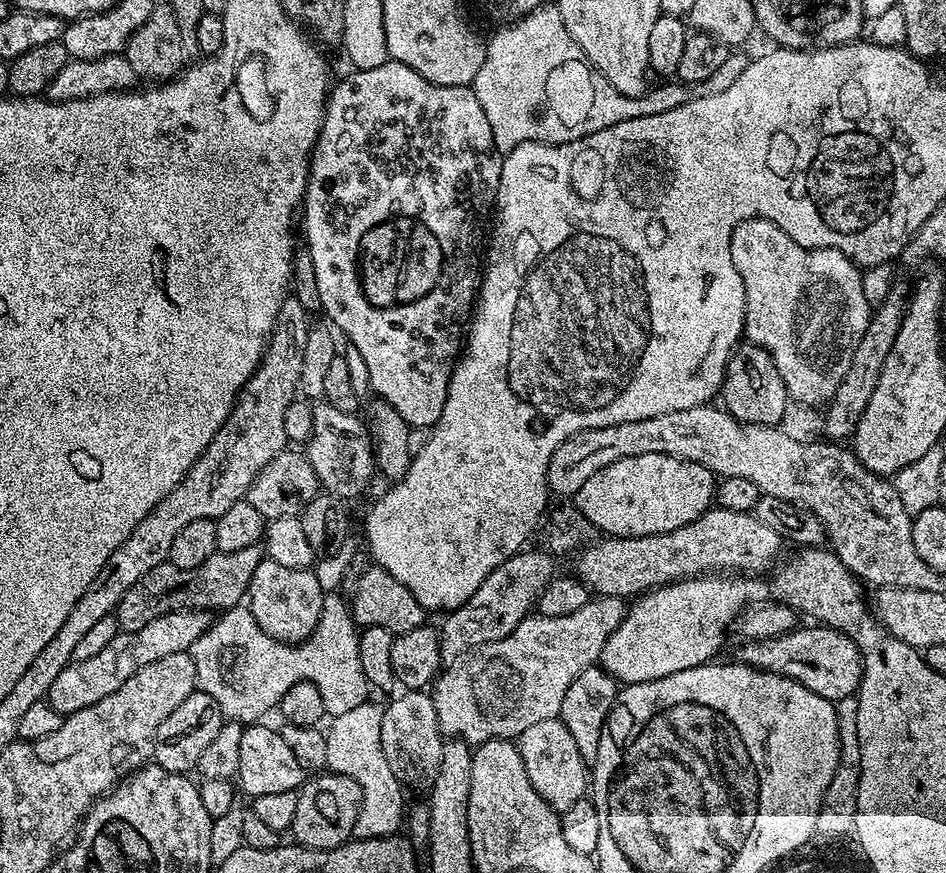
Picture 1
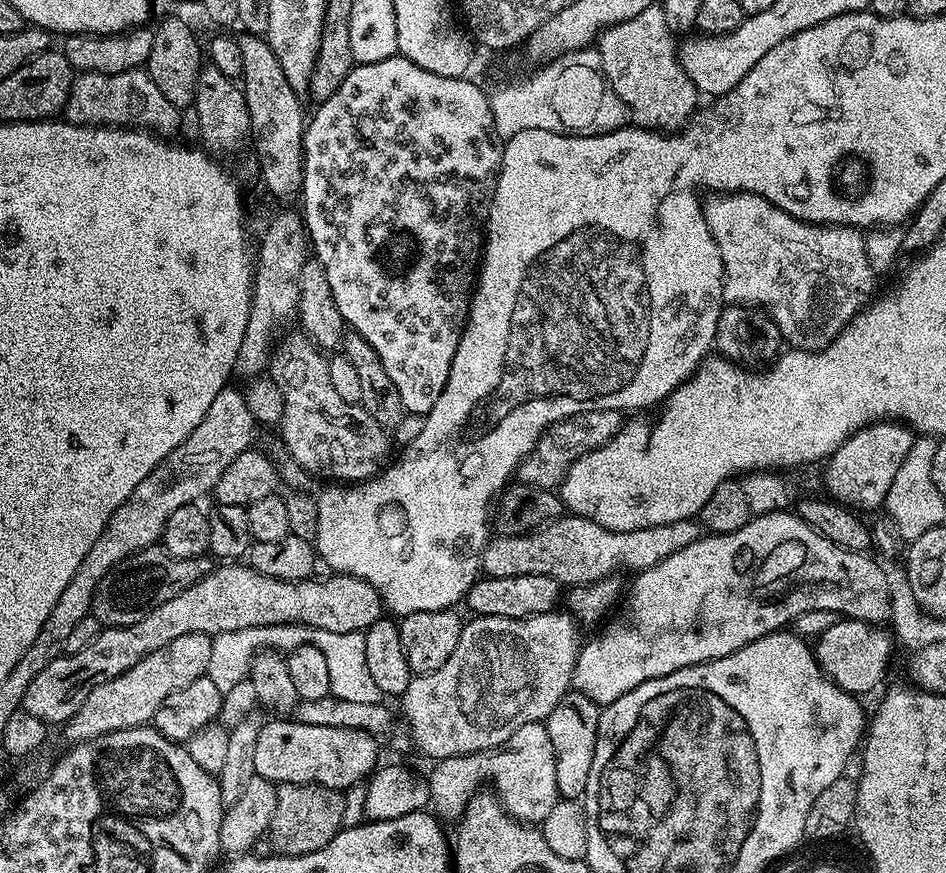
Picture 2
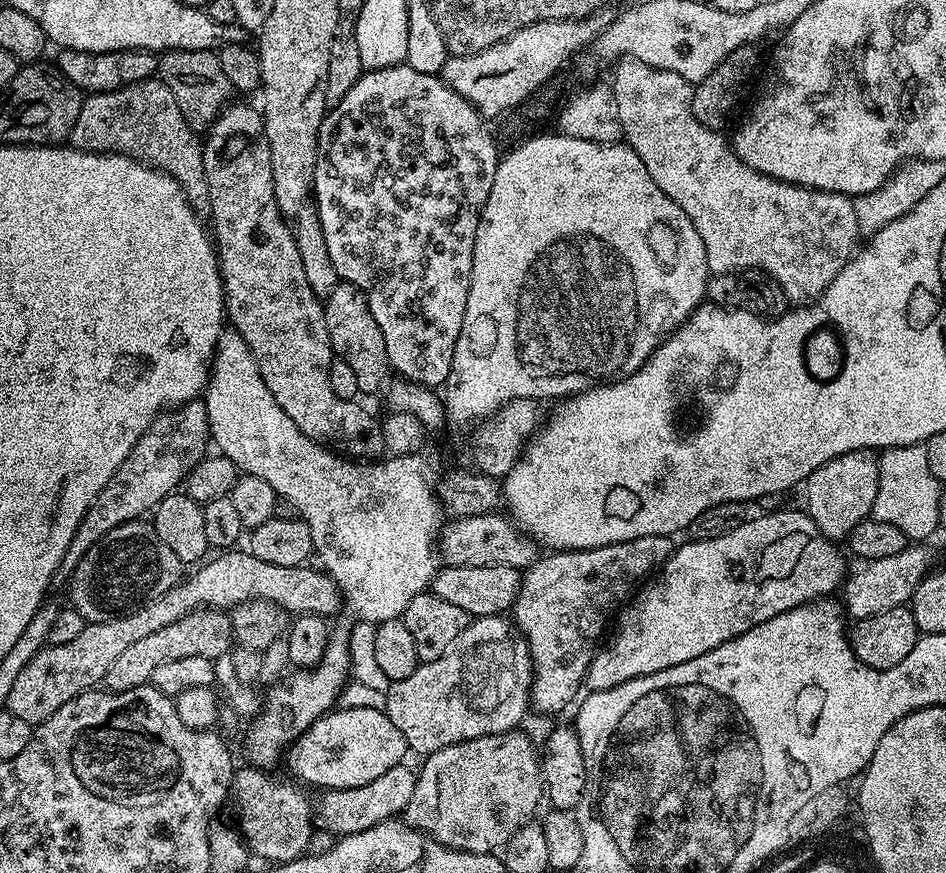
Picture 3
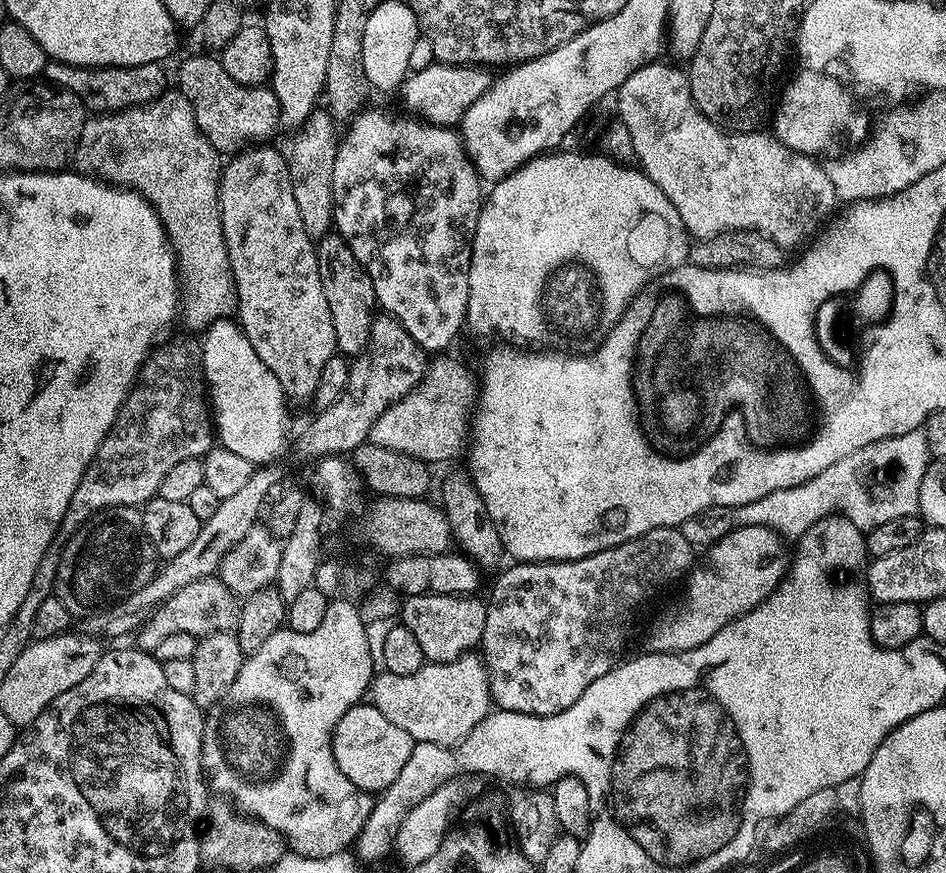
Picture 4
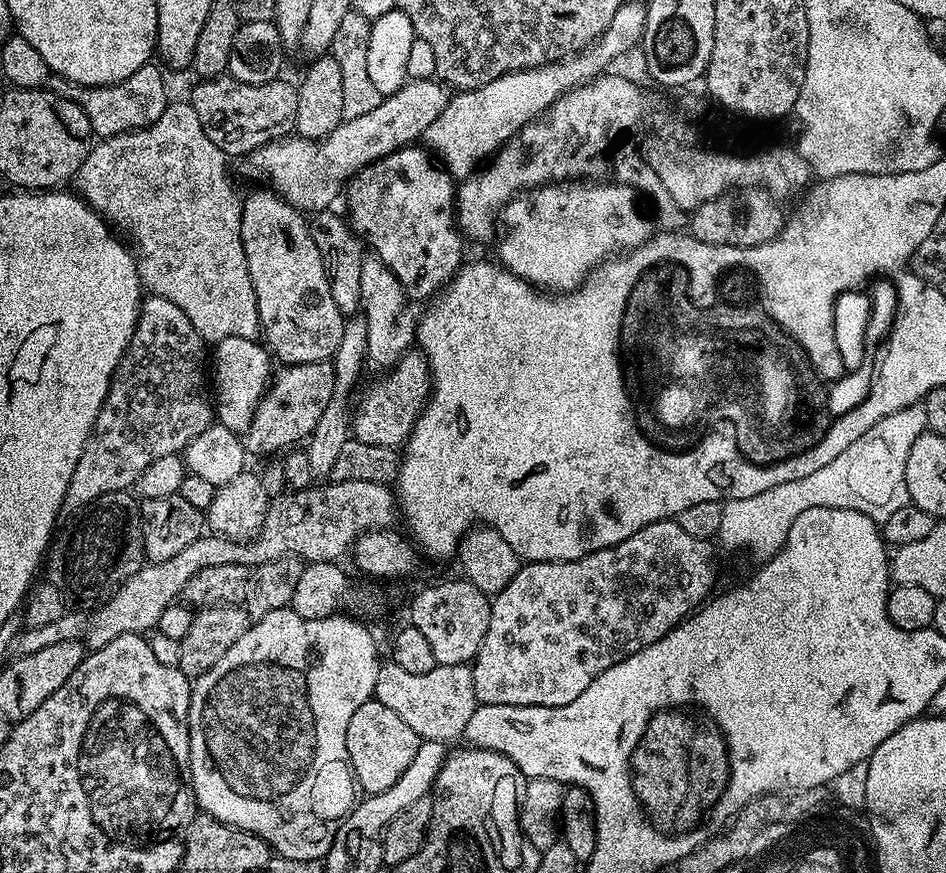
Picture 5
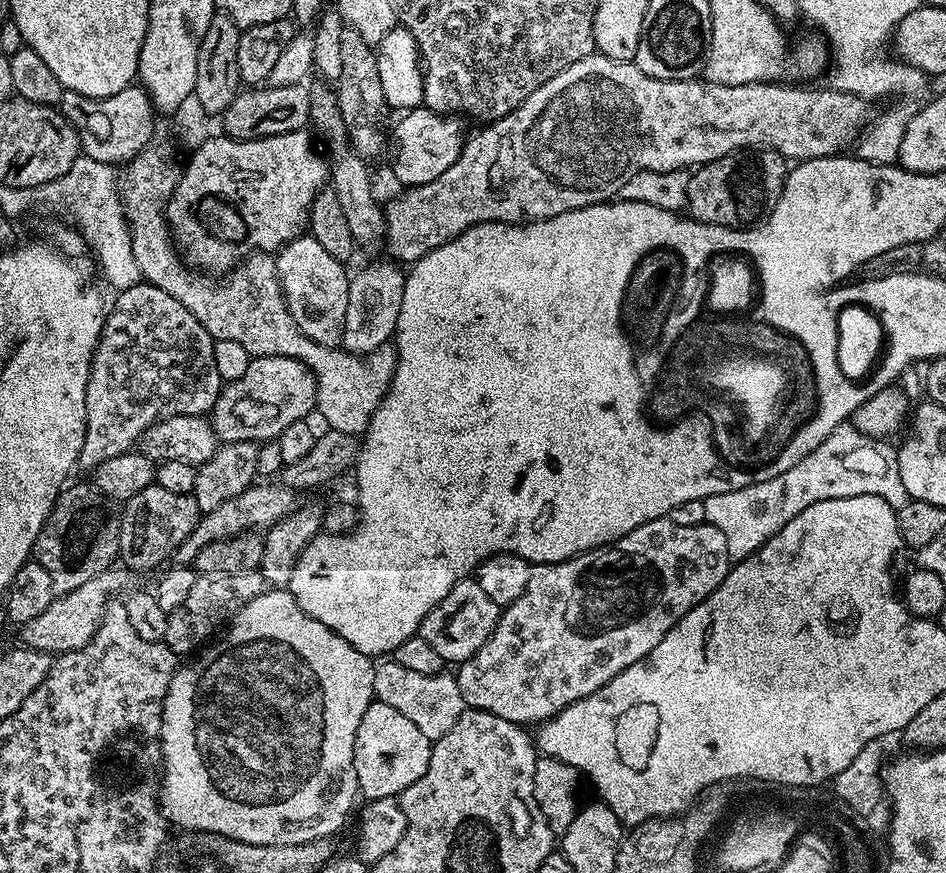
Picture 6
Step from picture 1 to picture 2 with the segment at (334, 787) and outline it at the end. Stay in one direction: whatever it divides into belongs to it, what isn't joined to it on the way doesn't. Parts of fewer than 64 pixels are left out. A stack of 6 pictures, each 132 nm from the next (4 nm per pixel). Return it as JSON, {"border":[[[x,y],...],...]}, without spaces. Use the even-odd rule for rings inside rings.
{"border":[[[281,784],[276,789],[278,806],[270,829],[281,856],[305,856],[327,846],[343,828],[343,791],[321,784]]]}

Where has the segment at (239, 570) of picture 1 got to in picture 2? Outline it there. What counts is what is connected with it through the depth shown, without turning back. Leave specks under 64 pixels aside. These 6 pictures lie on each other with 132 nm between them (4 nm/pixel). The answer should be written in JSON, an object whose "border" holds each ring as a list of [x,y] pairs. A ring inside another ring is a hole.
{"border":[[[162,546],[141,548],[100,579],[92,599],[91,615],[98,618],[100,625],[110,628],[125,628],[134,622],[142,622],[150,610],[162,606],[162,602],[170,602],[174,594],[182,594],[182,590],[194,586],[194,582],[208,575],[213,567],[213,561],[207,555],[174,558]]]}

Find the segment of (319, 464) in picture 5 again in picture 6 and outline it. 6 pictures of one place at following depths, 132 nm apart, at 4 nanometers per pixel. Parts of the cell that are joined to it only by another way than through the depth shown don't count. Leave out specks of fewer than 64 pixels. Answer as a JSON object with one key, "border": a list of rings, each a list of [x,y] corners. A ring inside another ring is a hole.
{"border":[[[380,262],[362,269],[348,283],[346,315],[343,318],[341,347],[353,355],[373,352],[378,346],[389,343],[396,333],[398,314],[401,312],[405,271]]]}

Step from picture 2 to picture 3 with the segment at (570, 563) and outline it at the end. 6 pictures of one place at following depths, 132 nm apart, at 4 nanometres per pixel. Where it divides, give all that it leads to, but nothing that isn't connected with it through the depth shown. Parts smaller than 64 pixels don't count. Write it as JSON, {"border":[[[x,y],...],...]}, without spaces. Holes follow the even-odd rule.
{"border":[[[487,512],[481,516],[452,518],[443,525],[438,537],[438,552],[445,565],[510,566],[527,570],[538,560],[538,545],[527,532],[521,532],[507,515]]]}

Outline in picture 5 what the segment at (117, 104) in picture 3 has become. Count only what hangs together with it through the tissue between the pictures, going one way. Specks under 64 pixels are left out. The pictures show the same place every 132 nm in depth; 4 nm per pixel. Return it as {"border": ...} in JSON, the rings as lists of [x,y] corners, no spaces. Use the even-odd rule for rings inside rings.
{"border":[[[172,102],[162,118],[150,126],[97,139],[78,173],[79,195],[109,225],[132,235],[130,244],[134,249],[136,268],[140,271],[141,285],[151,295],[174,302],[174,306],[190,318],[190,326],[194,326],[200,337],[212,346],[222,338],[256,340],[261,335],[258,302],[239,233],[242,196],[236,193],[224,163],[224,152],[206,138],[206,130],[202,130],[202,122],[198,122],[192,103]]]}

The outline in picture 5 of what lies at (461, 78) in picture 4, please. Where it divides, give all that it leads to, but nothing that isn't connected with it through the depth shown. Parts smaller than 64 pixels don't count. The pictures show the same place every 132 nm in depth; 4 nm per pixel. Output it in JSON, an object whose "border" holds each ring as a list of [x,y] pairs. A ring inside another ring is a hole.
{"border":[[[409,80],[403,84],[394,96],[386,96],[381,99],[370,114],[361,116],[349,116],[340,121],[340,125],[334,130],[330,130],[328,136],[321,140],[307,140],[295,134],[287,138],[271,140],[269,144],[263,144],[260,148],[249,152],[243,161],[244,172],[252,180],[265,180],[267,187],[276,195],[280,196],[287,204],[294,205],[304,214],[315,214],[333,207],[332,203],[336,199],[341,199],[346,185],[352,177],[358,175],[367,164],[373,164],[375,160],[381,160],[383,156],[388,156],[397,148],[407,148],[415,145],[423,137],[424,131],[446,110],[450,99],[450,92],[439,80]]]}

